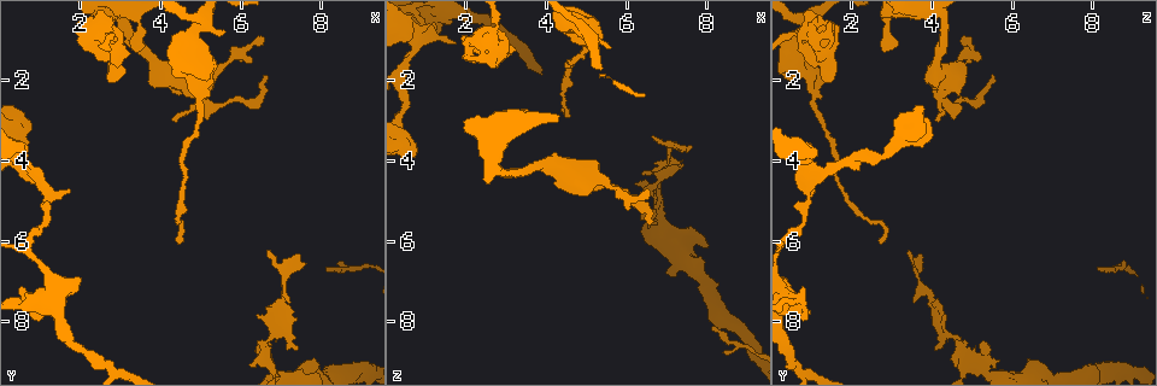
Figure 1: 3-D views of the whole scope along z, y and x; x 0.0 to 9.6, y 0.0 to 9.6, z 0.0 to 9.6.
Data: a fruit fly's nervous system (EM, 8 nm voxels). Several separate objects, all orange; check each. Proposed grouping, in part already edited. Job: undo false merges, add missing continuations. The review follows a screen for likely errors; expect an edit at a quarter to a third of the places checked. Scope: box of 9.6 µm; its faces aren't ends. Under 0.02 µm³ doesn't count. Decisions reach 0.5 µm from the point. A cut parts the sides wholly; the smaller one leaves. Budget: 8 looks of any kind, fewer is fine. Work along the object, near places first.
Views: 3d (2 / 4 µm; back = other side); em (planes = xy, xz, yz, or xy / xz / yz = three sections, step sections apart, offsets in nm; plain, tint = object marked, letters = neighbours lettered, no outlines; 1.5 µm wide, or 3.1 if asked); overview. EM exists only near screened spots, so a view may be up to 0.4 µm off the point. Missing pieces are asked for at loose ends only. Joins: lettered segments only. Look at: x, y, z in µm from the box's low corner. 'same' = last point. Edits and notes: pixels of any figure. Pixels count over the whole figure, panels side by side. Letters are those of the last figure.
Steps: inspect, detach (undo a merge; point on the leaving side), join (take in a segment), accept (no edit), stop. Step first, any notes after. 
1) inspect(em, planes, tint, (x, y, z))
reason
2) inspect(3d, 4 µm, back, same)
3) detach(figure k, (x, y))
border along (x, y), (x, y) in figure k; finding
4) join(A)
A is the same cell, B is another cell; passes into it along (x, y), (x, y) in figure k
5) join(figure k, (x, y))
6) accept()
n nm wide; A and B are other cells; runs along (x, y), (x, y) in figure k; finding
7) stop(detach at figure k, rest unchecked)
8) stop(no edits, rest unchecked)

inspect(em, planes, tint, (1.10, 4.90, 0.90))

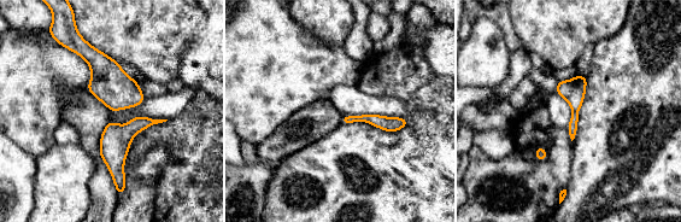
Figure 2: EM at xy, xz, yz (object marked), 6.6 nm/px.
inspect(em, planes, letters, same)

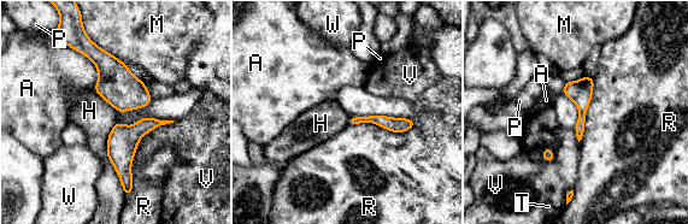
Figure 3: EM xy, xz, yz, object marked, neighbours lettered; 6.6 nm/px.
detach(figure 3, (580, 92))
20 nm wide; A, H, M, P, R, T, V and W are other cells; border along (580, 111), (583, 113) in figure 3; two neurons meet here

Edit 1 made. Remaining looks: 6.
inspect(em, planes, letters, (2.65, 1.15, 0.75))
branch stops here

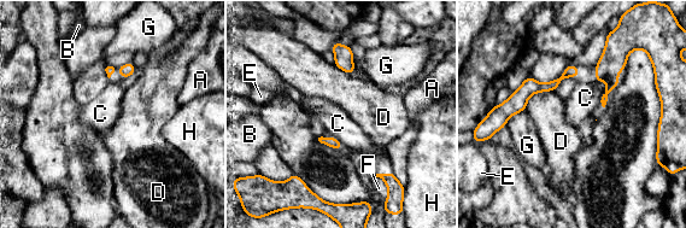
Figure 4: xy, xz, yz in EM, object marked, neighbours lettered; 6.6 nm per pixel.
accept()
A, B, C, D, E, F, G and H are other cells; border along (605, 80), (607, 85), (599, 101) in figure 4; none of them fits

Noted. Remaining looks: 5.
inspect(em, planes, letters, (3.35, 1.25, 2.80))
branch stops here

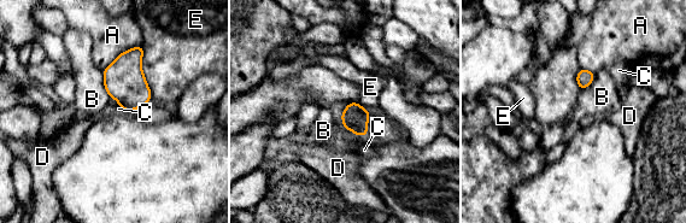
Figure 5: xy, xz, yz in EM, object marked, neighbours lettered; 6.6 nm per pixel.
accept()
A, B, C, D and E are other cells; no lettered segment goes on from it

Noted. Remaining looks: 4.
stop(detach at figure 3, rest unchecked)

